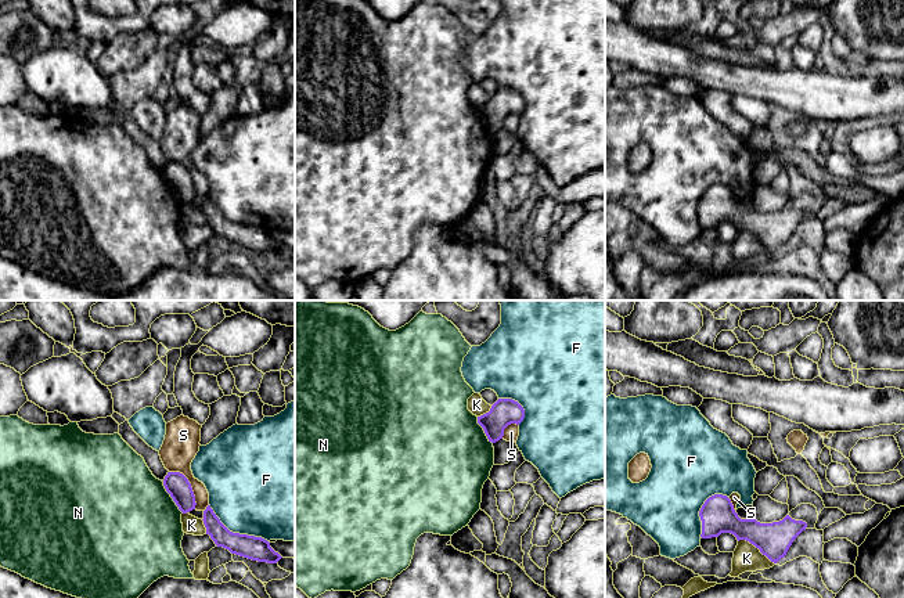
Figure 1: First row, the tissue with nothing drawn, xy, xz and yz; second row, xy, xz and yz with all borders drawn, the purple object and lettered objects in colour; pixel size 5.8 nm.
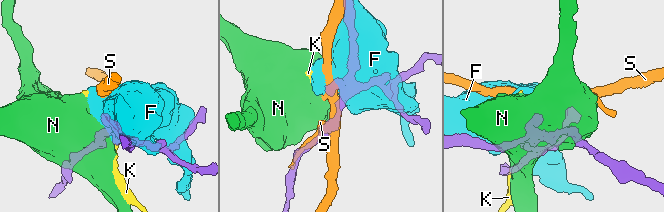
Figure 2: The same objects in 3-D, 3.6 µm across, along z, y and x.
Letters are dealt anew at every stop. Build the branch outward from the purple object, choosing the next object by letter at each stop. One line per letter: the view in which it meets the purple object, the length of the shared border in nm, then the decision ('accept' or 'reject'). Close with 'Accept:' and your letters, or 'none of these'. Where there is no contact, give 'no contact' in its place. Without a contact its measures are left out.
F: xy | 400 nm | reject
K: yz | 260 nm | reject
N: xy | 220 nm | reject
S: xy | 280 nm | reject
Accept: none of these

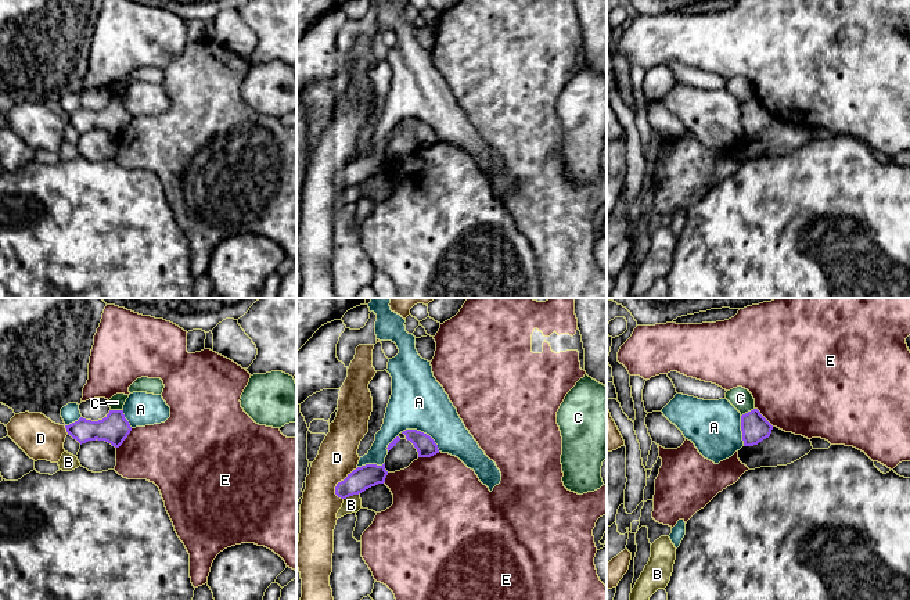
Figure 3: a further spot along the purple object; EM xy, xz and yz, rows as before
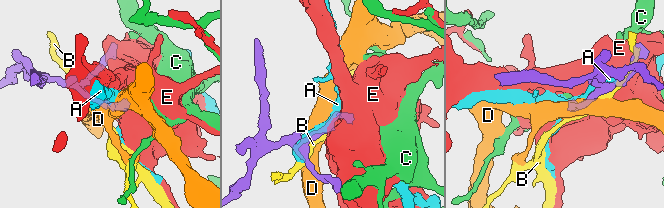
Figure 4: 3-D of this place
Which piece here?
A: xz | 260 nm | reject
B: xz | 90 nm | reject
C: yz | 90 nm | reject
D: xz | 220 nm | reject
E: xy | 150 nm | reject
Accept: none of these

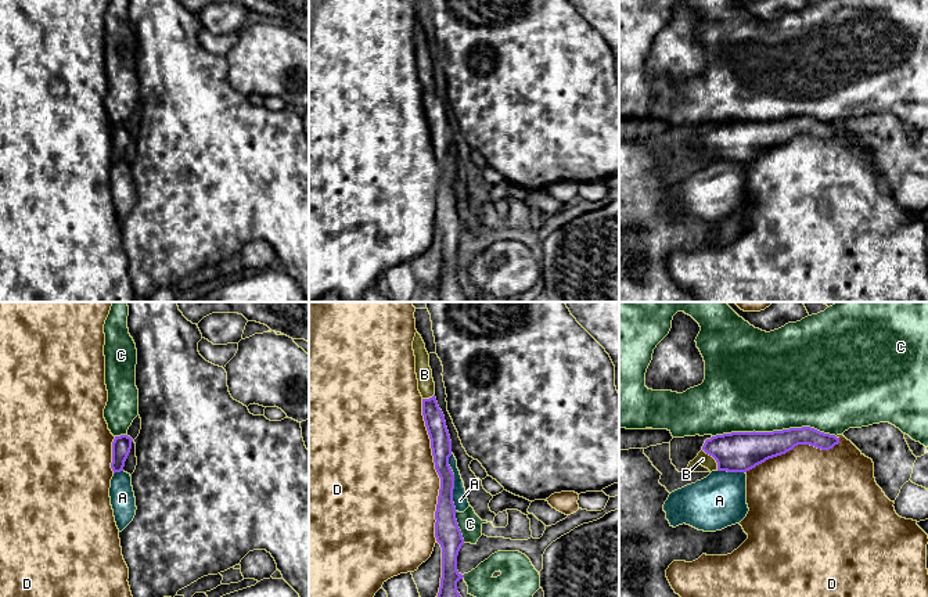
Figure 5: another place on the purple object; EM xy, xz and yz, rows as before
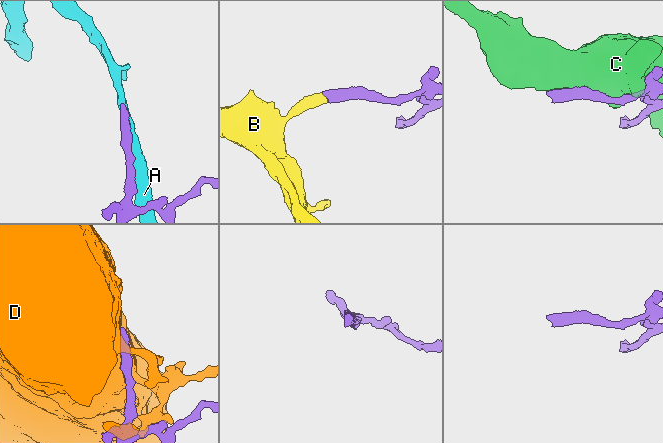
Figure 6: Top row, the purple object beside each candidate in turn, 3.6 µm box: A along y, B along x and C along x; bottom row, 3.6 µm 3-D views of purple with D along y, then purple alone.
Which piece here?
A: xz | 340 nm | reject
B: yz | 150 nm | accept
C: yz | 700 nm | reject
D: xz | 850 nm | reject
Accept: B

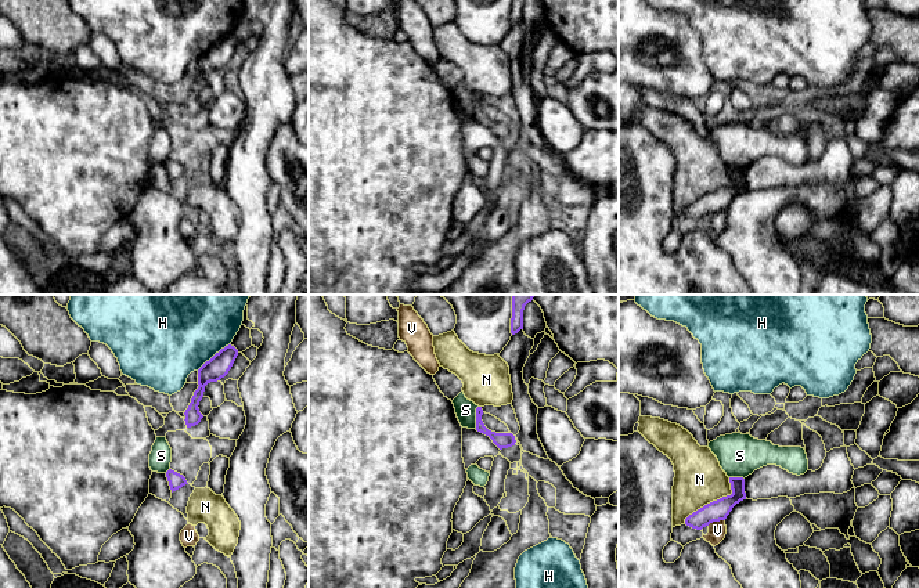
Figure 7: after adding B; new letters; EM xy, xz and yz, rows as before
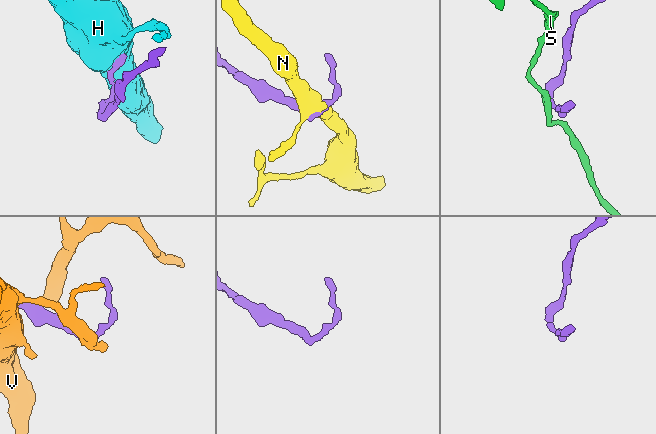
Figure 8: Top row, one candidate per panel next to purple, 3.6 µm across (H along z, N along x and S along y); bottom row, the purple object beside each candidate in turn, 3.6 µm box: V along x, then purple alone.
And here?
H: xy | 260 nm | reject
N: yz | 380 nm | reject
S: xz | 140 nm | reject
V: yz | 110 nm | reject
Accept: none of these

